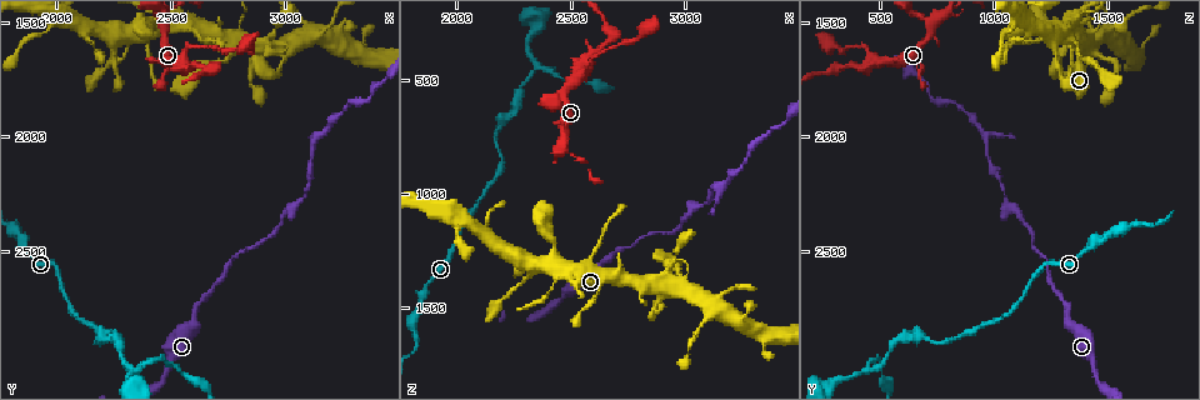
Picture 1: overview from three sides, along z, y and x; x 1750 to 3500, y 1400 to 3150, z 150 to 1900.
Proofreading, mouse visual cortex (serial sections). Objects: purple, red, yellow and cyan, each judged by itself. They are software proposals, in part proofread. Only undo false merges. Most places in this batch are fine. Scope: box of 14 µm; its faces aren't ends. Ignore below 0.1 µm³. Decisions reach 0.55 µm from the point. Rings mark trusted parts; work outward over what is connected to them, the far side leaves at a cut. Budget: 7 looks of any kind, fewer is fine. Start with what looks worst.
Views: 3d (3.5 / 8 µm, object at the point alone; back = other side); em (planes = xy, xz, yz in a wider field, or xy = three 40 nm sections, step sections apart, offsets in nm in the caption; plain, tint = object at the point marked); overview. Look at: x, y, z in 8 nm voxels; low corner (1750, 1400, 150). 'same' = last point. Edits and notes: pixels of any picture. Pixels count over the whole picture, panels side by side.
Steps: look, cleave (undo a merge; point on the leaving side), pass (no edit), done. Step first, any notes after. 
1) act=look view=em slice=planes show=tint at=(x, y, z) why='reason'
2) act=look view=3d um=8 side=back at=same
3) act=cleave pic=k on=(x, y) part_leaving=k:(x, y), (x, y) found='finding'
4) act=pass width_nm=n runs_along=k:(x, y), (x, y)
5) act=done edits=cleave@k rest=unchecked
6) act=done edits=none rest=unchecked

act=look view=3d um=3.5 at=(2350, 3020, 440) why='three arms meet'

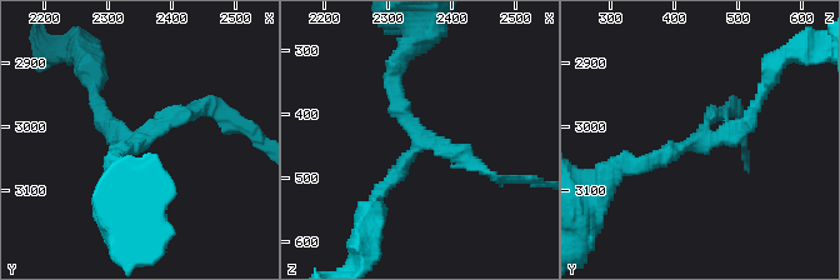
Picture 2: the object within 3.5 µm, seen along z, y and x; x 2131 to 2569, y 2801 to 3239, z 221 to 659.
act=pass runs_along=2:(759, 103), (726, 138), (634, 160) found='one cell here'

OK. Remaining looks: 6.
act=look view=3d um=8 at=(2740, 1650, 1370) why='sharp bend'

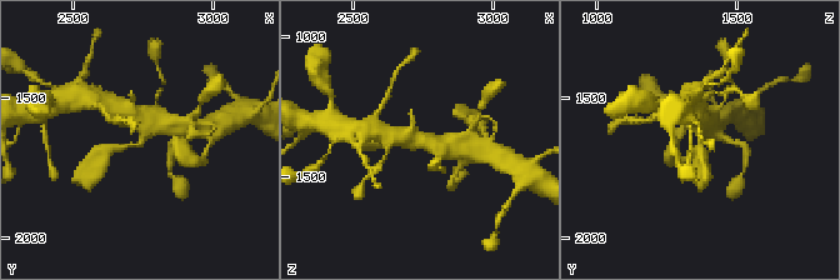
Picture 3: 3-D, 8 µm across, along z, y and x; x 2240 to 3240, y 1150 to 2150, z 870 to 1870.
act=look view=em slice=xy step=1 show=tint at=(2740, 1650, 1360) arms=3 arm_widths_nm=200,500,500 why='need the tissue'

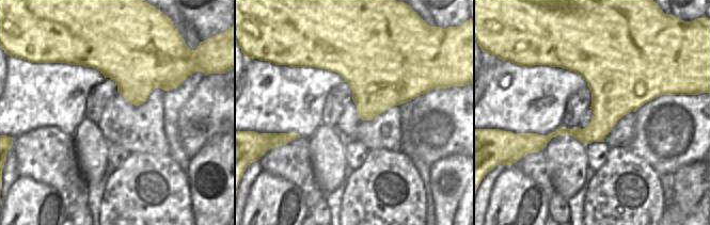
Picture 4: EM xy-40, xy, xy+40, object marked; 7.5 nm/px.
act=pass runs_along=3:(109, 149), (143, 139), (124, 110) found='one cell here'

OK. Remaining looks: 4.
act=look view=3d um=8 at=(2470, 1510, 730) why='narrows sharply'

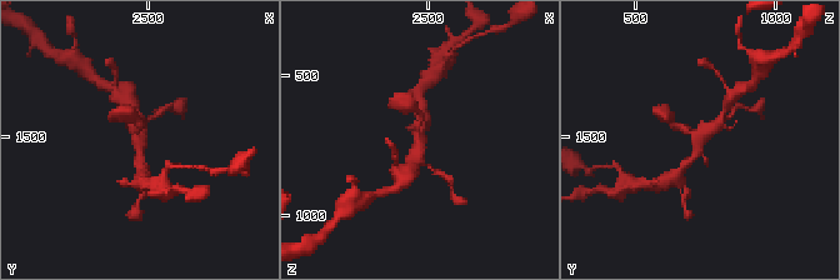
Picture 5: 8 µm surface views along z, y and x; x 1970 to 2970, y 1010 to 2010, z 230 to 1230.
act=look view=3d um=3.5 at=(2460, 1510, 730)

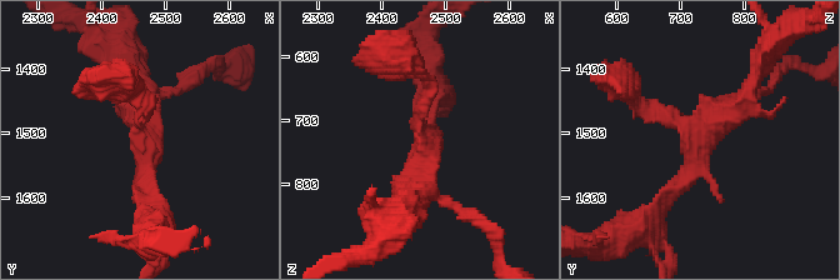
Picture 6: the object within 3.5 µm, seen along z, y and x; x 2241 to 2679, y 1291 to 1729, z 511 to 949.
act=look view=em slice=xy step=5 show=tint at=(2465, 1510, 725) why='shape alone is not enough'

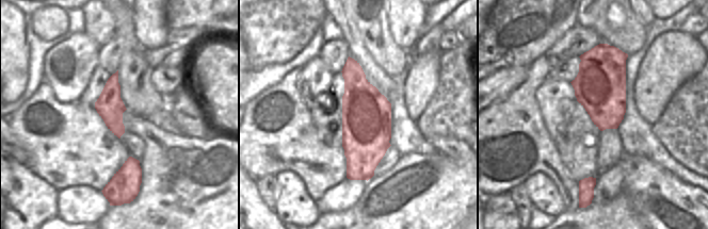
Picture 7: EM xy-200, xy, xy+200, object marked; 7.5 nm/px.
act=pass found='continuous, no second cell'

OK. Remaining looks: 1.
act=done edits=none rest=unchecked

